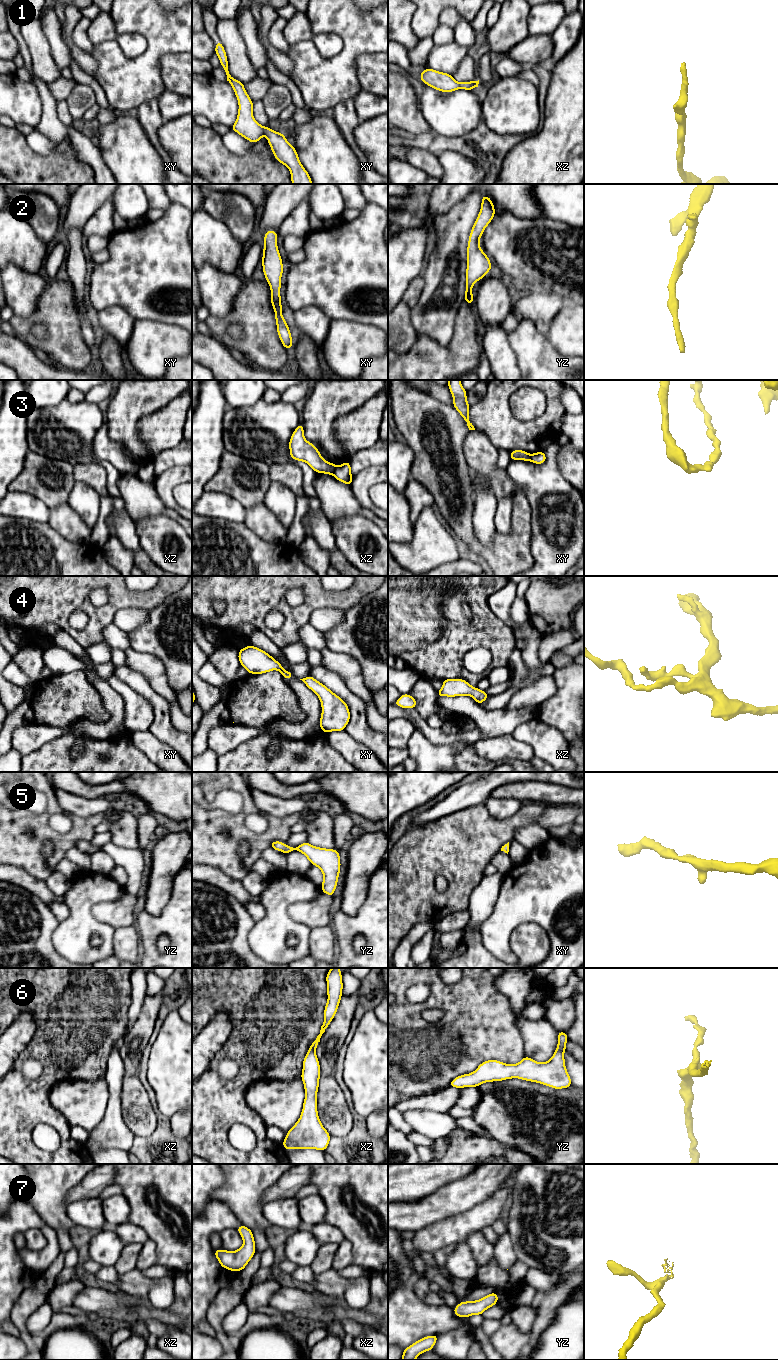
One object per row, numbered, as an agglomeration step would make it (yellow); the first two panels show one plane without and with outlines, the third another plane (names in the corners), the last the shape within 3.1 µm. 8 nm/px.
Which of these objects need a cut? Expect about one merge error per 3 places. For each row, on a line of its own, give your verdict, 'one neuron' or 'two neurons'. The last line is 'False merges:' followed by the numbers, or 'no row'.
1: one neuron
2: one neuron
3: two neurons
4: one neuron
5: one neuron
6: one neuron
7: one neuron
False merges: 3

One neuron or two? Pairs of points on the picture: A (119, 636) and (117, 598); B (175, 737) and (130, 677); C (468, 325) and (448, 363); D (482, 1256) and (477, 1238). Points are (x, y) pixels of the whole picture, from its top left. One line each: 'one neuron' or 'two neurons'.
A: two neurons
B: one neuron
C: one neuron
D: one neuron

